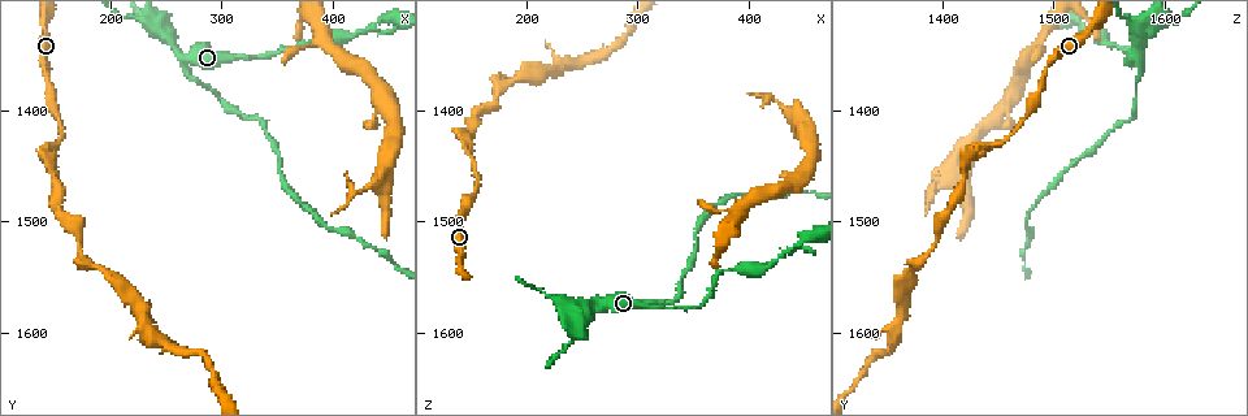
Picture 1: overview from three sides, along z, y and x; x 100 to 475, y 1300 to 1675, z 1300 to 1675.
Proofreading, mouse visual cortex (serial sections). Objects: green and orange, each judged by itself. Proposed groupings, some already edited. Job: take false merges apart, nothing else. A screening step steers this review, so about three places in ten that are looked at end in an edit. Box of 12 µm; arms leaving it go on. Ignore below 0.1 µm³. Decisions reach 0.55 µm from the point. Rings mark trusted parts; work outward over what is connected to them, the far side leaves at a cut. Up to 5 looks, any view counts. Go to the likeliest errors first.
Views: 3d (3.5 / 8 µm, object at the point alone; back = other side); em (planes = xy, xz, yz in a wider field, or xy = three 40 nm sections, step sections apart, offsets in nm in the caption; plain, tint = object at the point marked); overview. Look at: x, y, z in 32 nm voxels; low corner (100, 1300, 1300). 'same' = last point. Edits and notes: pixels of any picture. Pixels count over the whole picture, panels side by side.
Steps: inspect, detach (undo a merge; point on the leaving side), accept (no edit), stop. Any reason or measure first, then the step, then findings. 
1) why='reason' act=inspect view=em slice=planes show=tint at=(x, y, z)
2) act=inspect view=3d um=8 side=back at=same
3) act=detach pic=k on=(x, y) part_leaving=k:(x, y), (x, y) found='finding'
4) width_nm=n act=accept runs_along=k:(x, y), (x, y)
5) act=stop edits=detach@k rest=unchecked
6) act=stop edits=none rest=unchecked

why='four-way junction' act=inspect view=3d um=8 at=(246, 1332, 1580)

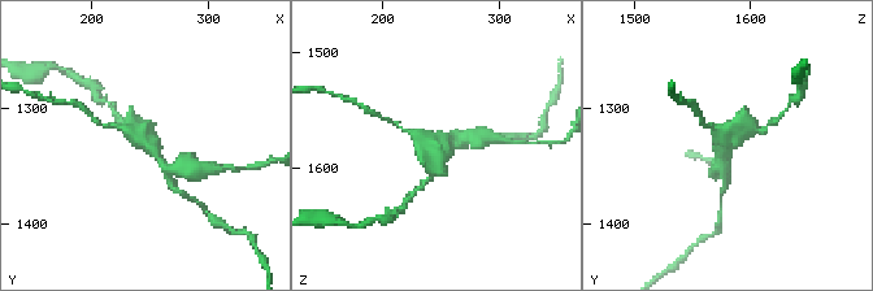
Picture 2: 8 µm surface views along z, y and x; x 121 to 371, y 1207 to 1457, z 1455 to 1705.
arms=4 arm_widths_nm=200,200,350,400 act=inspect view=em slice=xy step=5 show=tint at=(246, 1328, 1580)

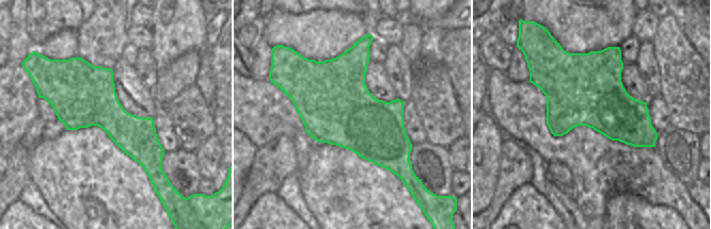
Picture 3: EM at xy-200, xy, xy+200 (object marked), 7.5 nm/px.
act=detach pic=2 on=(745, 111) part_leaving=2:(719, 153), (738, 133), (759, 130) found='two cells meet here'

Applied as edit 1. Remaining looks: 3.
why='narrows sharply' act=inspect view=3d um=3.5 at=(328, 1352, 1578)

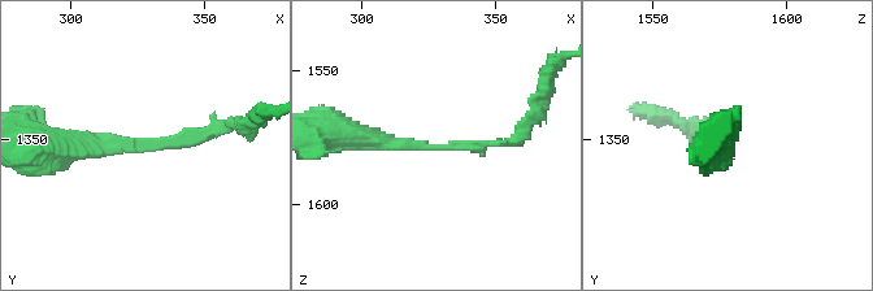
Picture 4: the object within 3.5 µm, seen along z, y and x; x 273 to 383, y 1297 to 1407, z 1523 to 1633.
arm_widths_nm=100,250 act=inspect view=em slice=xy step=1 show=tint at=(328, 1351, 1578)

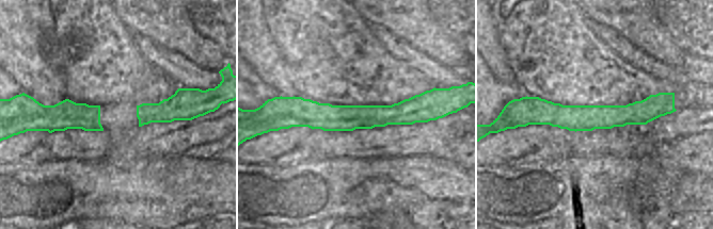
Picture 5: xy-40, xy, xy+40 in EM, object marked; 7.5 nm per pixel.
act=inspect view=em slice=planes show=tint at=same

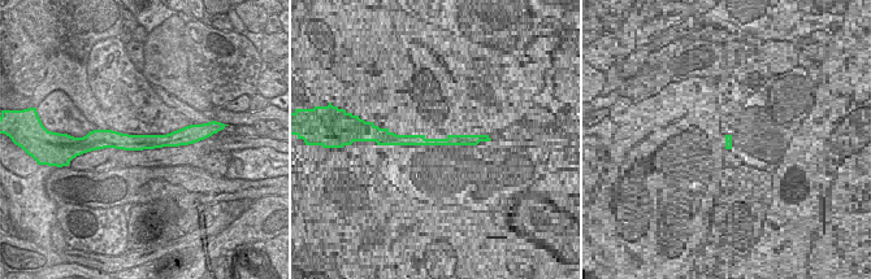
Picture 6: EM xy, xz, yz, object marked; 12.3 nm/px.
width_nm=200 act=accept runs_along=6:(103, 136), (125, 142), (186, 140) found='all the same cell'

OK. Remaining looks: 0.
act=stop edits=detach@2 rest=unchecked

